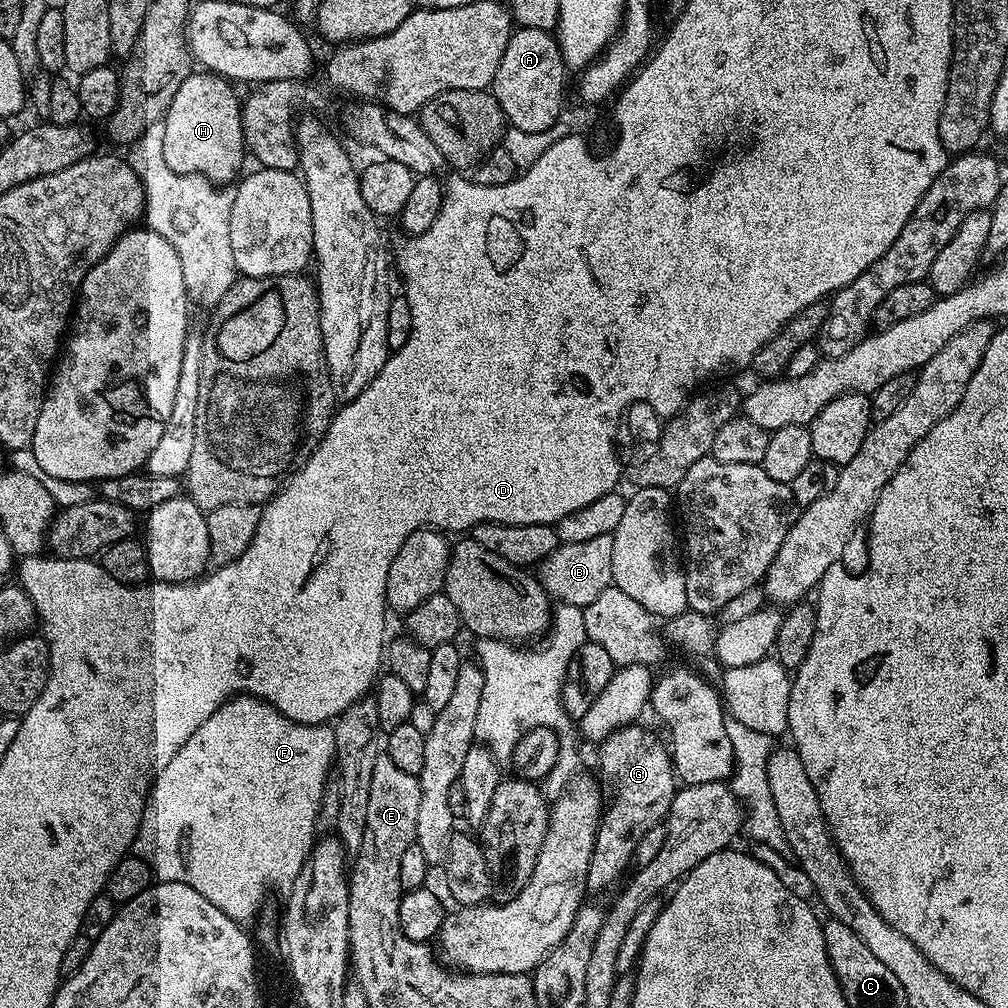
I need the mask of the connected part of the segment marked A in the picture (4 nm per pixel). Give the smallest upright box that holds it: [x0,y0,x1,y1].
[490,27,566,132]

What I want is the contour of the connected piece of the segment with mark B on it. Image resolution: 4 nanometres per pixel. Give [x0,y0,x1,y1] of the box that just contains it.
[538,535,614,608]

